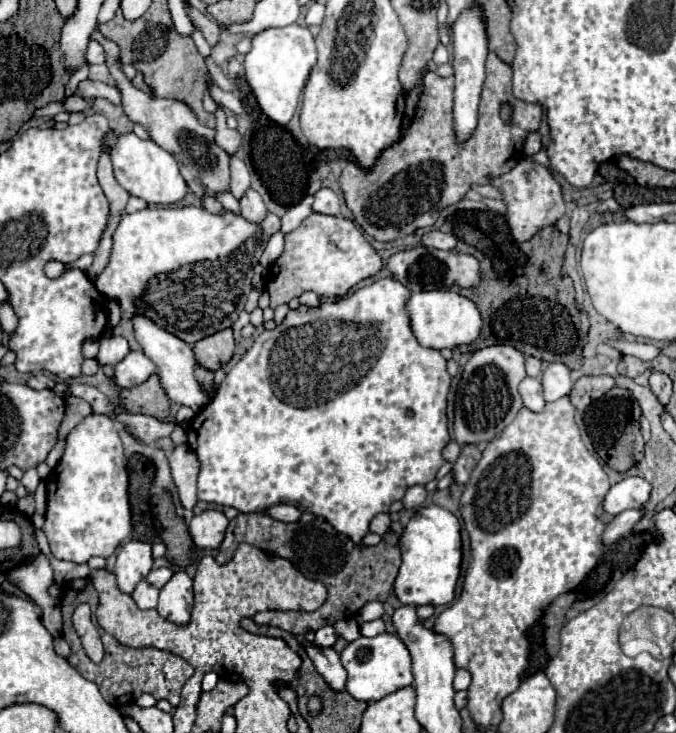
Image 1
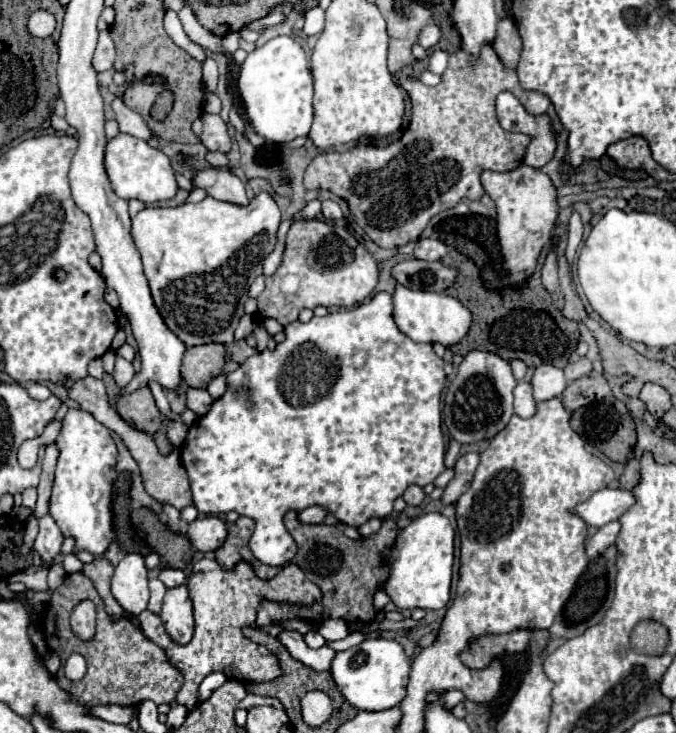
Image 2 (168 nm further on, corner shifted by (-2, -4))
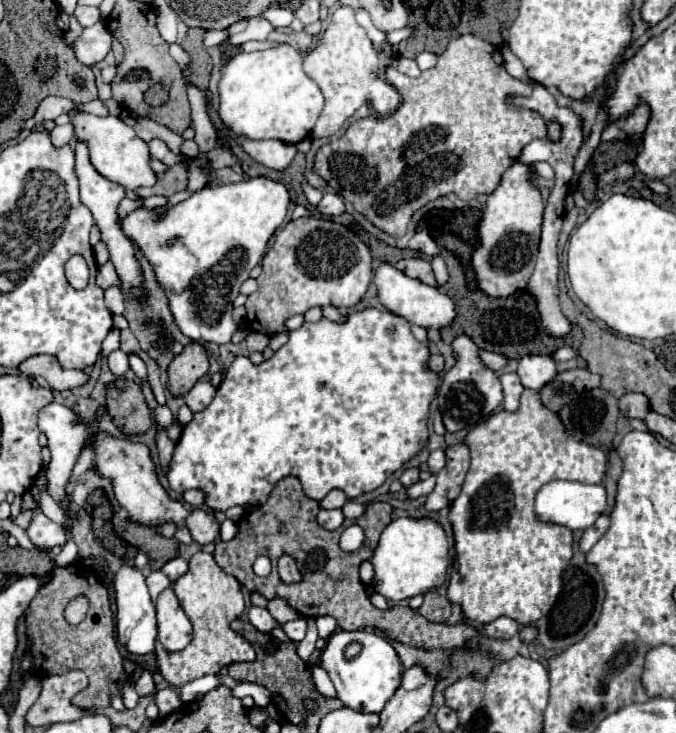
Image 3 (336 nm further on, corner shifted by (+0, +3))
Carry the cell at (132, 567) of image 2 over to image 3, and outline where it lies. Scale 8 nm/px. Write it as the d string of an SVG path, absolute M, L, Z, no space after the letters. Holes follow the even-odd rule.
M127 563L123 565L115 579L115 605L117 605L117 639L121 645L125 645L125 649L131 655L147 655L155 651L155 643L157 643L157 617L155 617L155 605L149 597L147 585L145 585L145 577L143 573Z

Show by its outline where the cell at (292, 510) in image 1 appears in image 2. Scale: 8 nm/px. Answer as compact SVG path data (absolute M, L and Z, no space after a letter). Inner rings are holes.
M309 506L299 512L299 520L303 520L303 524L321 524L325 516L327 512L321 506Z

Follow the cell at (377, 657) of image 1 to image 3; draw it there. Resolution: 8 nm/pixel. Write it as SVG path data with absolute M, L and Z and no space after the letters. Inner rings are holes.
M335 631L321 653L321 667L329 673L337 699L359 713L379 713L401 683L401 661L393 645L373 631Z

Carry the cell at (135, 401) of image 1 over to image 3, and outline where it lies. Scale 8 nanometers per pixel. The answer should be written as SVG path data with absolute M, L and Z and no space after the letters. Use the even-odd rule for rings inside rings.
M115 379L107 387L107 413L125 435L141 435L153 427L141 387L131 379Z

